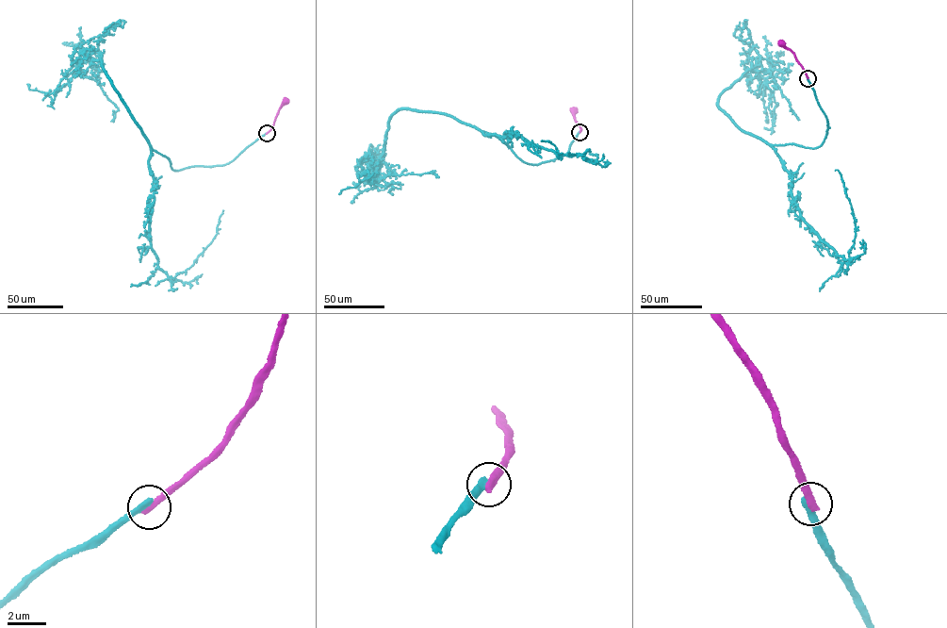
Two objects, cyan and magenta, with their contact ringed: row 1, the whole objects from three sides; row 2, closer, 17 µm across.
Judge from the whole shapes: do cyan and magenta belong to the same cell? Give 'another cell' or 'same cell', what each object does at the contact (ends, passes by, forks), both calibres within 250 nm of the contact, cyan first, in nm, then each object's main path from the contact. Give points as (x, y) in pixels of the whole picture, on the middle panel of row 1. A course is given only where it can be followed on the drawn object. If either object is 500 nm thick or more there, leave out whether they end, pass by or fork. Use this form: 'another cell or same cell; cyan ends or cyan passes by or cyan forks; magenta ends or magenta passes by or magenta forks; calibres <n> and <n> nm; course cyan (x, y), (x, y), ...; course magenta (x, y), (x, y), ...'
another cell; cyan ends; magenta ends; calibres 360 and 400 nm; course cyan (579, 132), (566, 153), (530, 164), (480, 130), (503, 137), (512, 132), (594, 162), (596, 155), (588, 149); course magenta (579, 132), (574, 110)

